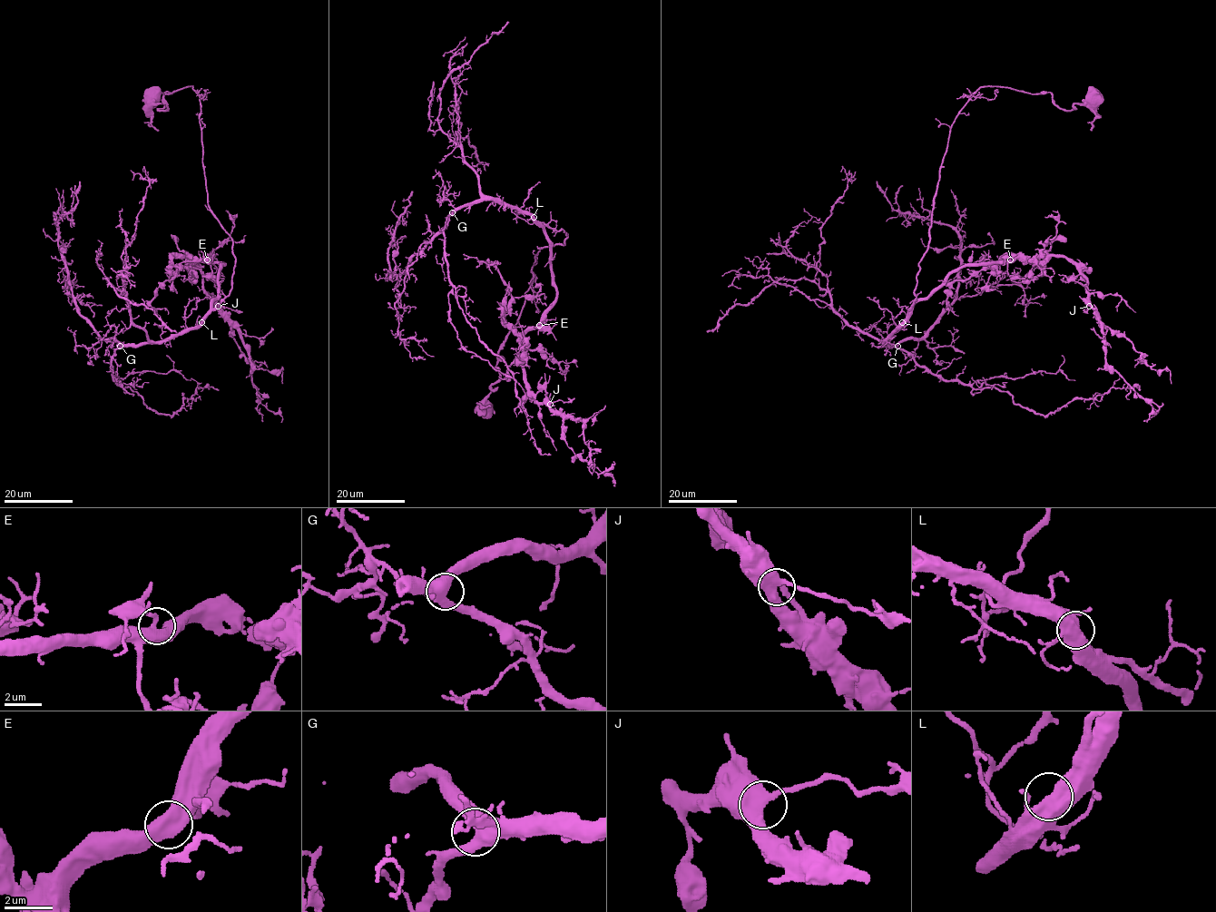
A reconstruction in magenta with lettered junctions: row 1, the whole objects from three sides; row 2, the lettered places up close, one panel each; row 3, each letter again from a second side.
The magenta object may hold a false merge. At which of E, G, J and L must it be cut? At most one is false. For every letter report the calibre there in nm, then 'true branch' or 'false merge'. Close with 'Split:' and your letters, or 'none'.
E: 400 nm thick; true branch
G: 550 nm thick; true branch
J: 480 nm thick; true branch
L: 480 nm thick; true branch
Split: none

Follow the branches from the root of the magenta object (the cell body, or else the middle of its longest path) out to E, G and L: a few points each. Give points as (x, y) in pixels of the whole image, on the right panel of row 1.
E: (1093, 93), (1065, 110), (1050, 93), (981, 86), (951, 126), (910, 308), (965, 266), (1010, 259)
G: (1093, 93), (1072, 110), (1050, 93), (981, 86), (971, 96), (950, 129), (916, 299), (886, 341), (897, 346)
L: (1093, 93), (1072, 110), (1060, 109), (1050, 93), (981, 86), (971, 96), (950, 129), (916, 299), (902, 322)

